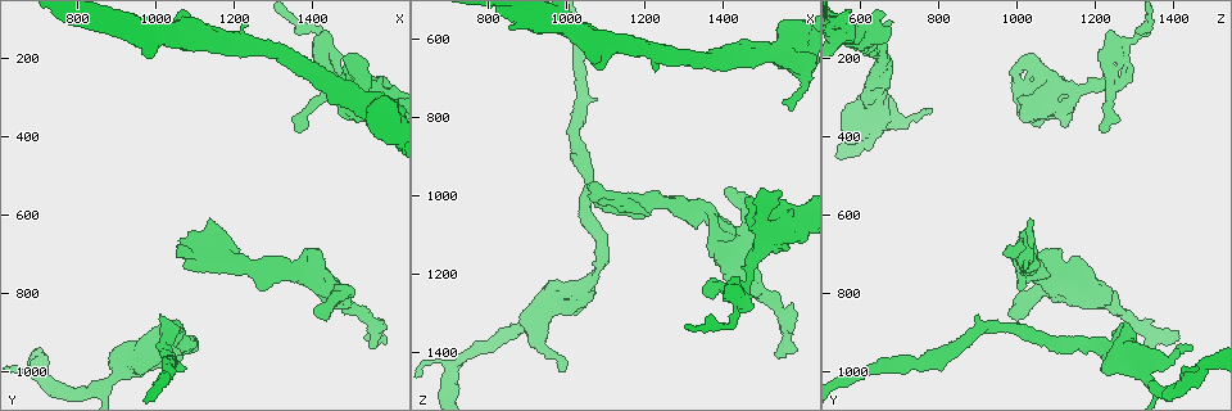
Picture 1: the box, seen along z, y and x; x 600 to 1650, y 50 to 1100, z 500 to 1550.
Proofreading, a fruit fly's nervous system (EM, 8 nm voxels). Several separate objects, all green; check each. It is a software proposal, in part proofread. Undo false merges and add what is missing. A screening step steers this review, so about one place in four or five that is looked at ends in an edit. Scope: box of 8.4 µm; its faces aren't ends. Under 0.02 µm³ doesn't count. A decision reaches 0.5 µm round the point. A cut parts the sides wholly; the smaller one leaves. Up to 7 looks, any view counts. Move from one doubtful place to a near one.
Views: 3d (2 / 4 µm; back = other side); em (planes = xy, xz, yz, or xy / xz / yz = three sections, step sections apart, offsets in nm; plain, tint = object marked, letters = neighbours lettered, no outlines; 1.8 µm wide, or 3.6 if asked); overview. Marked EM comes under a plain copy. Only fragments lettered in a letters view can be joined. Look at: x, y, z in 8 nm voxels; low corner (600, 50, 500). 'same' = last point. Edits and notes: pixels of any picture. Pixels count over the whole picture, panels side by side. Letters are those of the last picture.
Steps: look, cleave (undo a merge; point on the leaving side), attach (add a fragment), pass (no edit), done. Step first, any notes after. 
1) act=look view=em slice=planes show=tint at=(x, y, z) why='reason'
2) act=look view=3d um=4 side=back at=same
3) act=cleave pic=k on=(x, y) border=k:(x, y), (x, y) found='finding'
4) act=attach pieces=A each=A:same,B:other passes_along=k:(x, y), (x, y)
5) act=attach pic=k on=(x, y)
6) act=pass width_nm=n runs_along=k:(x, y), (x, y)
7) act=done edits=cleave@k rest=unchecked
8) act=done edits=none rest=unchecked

act=look view=3d um=2 side=back at=(995, 935, 1445)

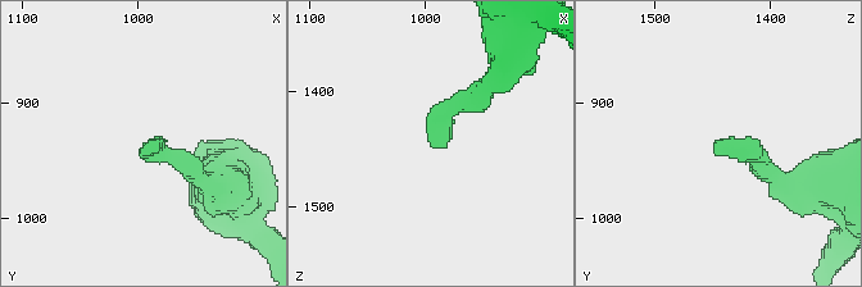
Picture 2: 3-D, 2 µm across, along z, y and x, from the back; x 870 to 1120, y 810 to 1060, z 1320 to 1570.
act=look view=em slice=planes show=letters at=(994, 934, 1444)

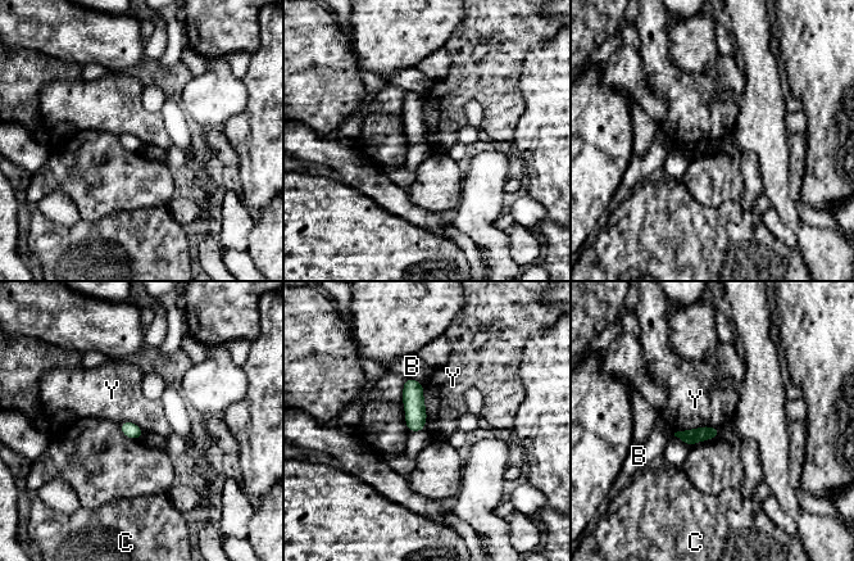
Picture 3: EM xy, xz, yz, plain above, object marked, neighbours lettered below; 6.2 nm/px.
act=pass each=B:other,C:other,Y:other border=3:(422, 384), (426, 412), (423, 430) found='no lettered fragment goes on from it'

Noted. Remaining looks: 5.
act=look view=em slice=xz step=8 show=letters at=(1140, 610, 1040) why='branch stops here'

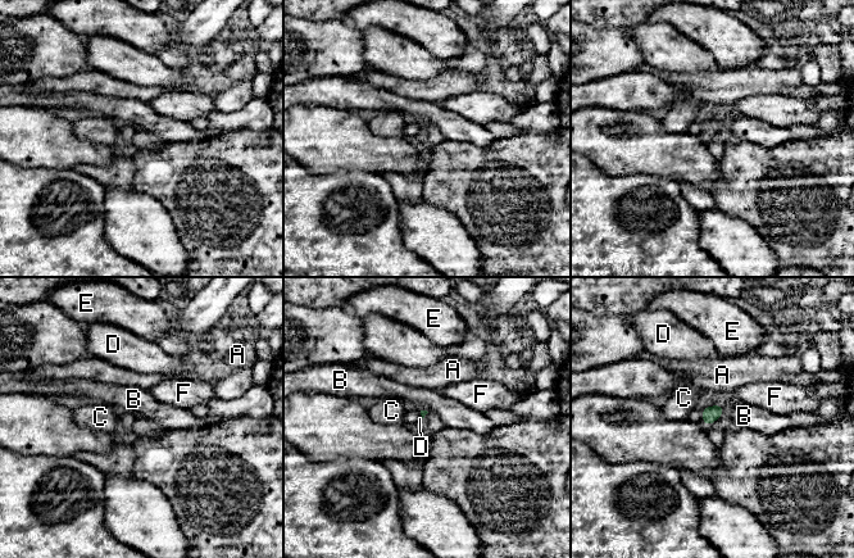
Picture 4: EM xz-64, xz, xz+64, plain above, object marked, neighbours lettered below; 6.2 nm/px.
act=look view=em slice=planes show=letters at=same why='another direction'

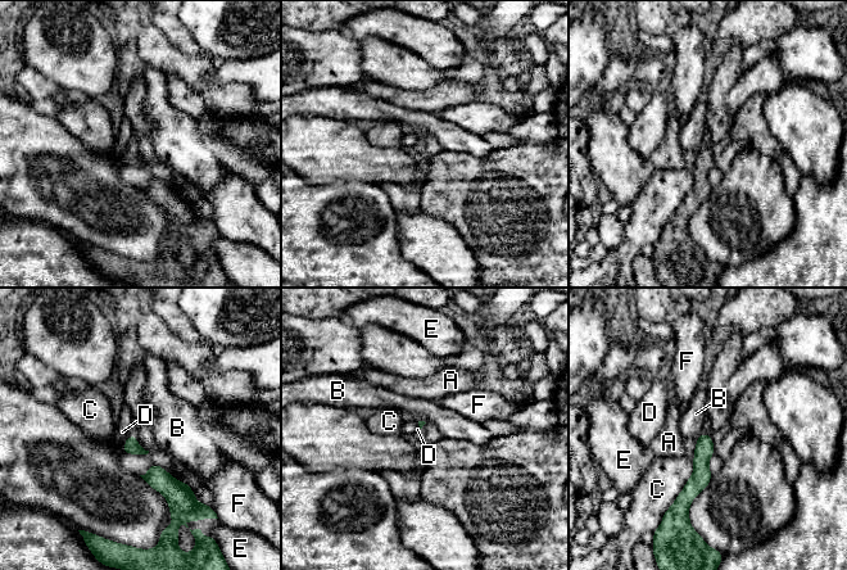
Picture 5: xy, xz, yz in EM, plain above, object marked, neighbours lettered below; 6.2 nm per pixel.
act=pass each=A:other,B:other,C:other,D:other,E:other,F:other border=5:(132, 433), (126, 439), (122, 452) found='no lettered fragment goes on from it'

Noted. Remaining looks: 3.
act=look view=3d um=2 side=back at=(1405, 850, 995) why='free end'

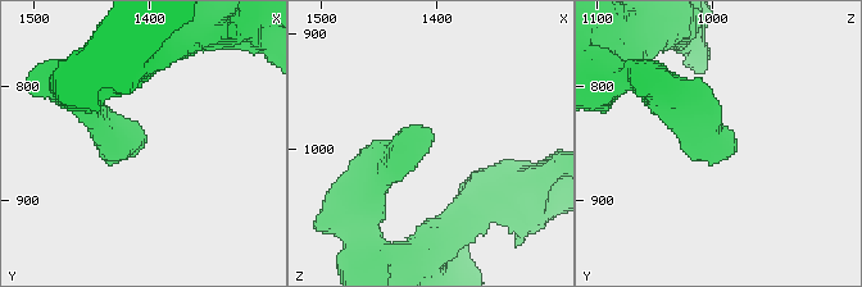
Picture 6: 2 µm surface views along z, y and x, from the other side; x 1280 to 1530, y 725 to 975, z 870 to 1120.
act=look view=em slice=xz step=16 show=letters at=(1400, 846, 988)

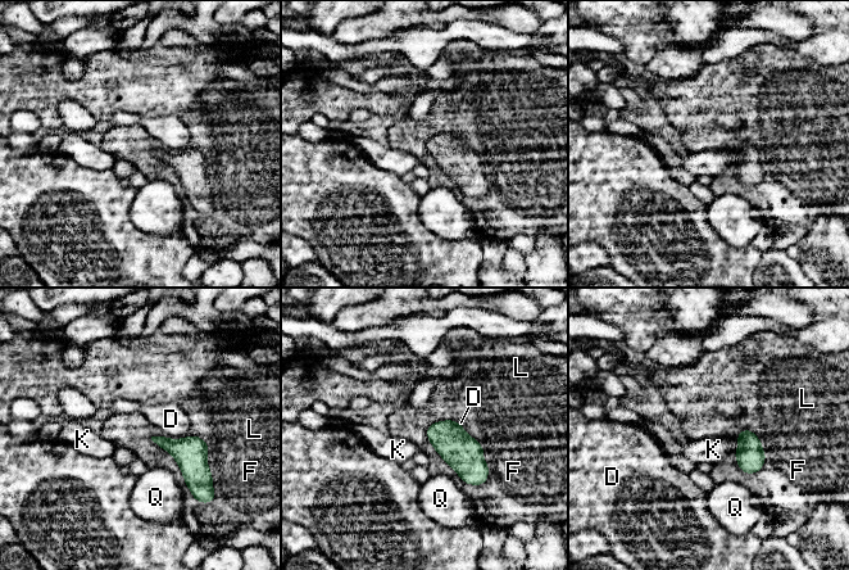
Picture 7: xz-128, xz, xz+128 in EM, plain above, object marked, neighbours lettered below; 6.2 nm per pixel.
act=look view=em slice=yz step=4 show=letters at=same why='cut it another way'

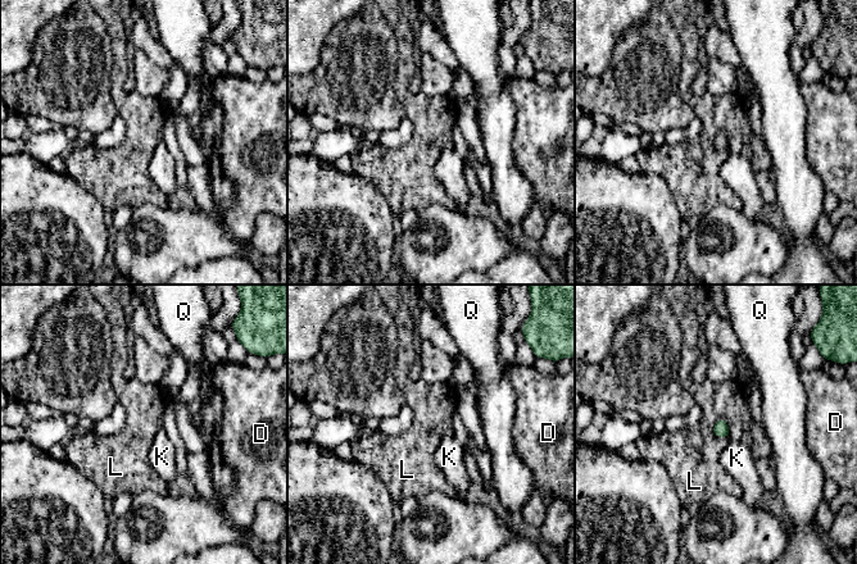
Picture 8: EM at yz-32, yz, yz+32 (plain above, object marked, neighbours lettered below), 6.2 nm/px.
act=pass each=D:other,K:other,L:other,Q:other border=8:(712, 427), (716, 436), (728, 437) found='no lettered fragment goes on from it'

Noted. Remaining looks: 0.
act=done edits=none rest=unchecked

